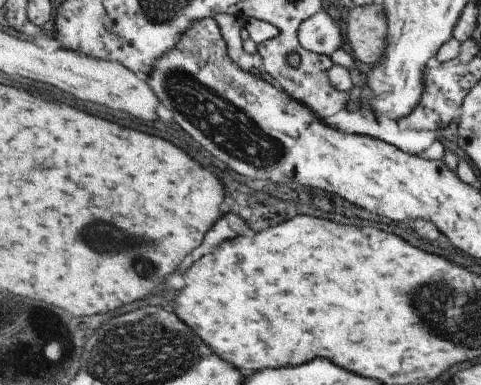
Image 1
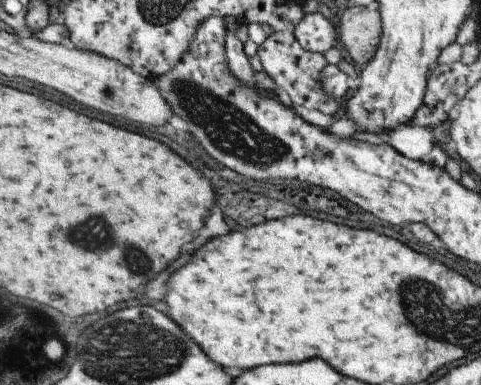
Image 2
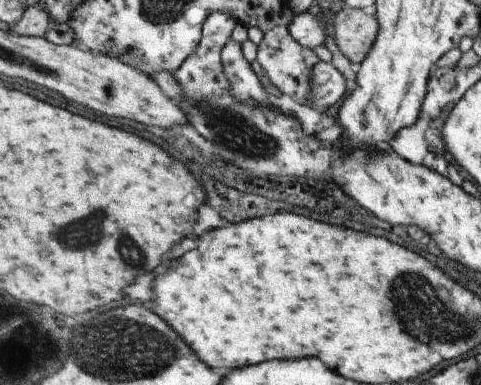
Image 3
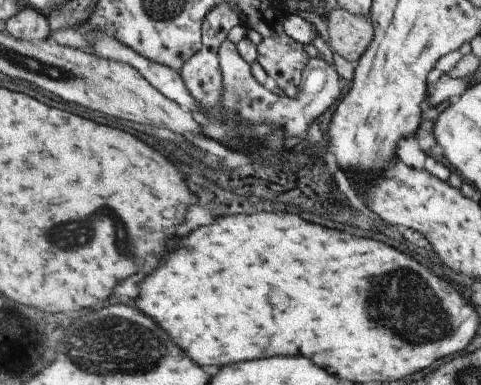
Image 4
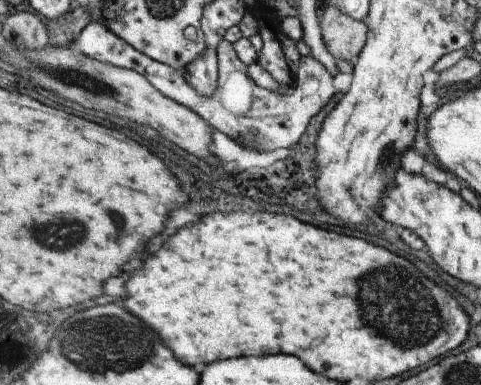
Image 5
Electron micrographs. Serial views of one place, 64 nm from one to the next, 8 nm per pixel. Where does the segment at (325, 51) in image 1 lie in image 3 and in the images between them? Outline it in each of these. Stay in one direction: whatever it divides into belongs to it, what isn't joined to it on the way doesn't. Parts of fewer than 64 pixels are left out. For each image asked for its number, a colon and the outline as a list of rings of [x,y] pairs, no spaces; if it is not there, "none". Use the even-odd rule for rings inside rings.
2: [[[315,12],[305,16],[295,26],[295,38],[305,50],[313,54],[325,54],[335,44],[335,30],[329,20],[321,16],[321,12]]]
3: [[[307,10],[299,16],[295,16],[291,20],[291,24],[287,26],[289,34],[293,36],[295,42],[299,42],[303,48],[307,50],[315,50],[319,46],[325,46],[325,22],[321,20],[321,16],[315,10]]]

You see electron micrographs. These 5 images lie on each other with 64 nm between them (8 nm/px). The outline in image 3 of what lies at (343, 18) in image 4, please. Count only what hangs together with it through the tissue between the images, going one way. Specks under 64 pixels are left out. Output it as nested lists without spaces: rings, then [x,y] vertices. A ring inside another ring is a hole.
[[[343,6],[341,12],[337,12],[337,16],[333,18],[331,26],[333,40],[339,52],[349,62],[361,64],[369,54],[379,32],[379,24],[375,20],[373,10],[357,10]]]

